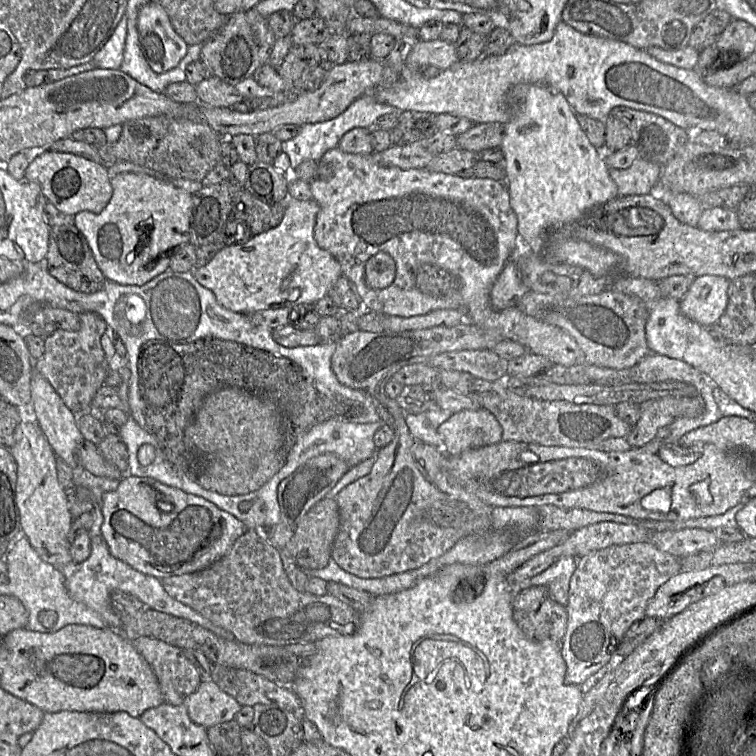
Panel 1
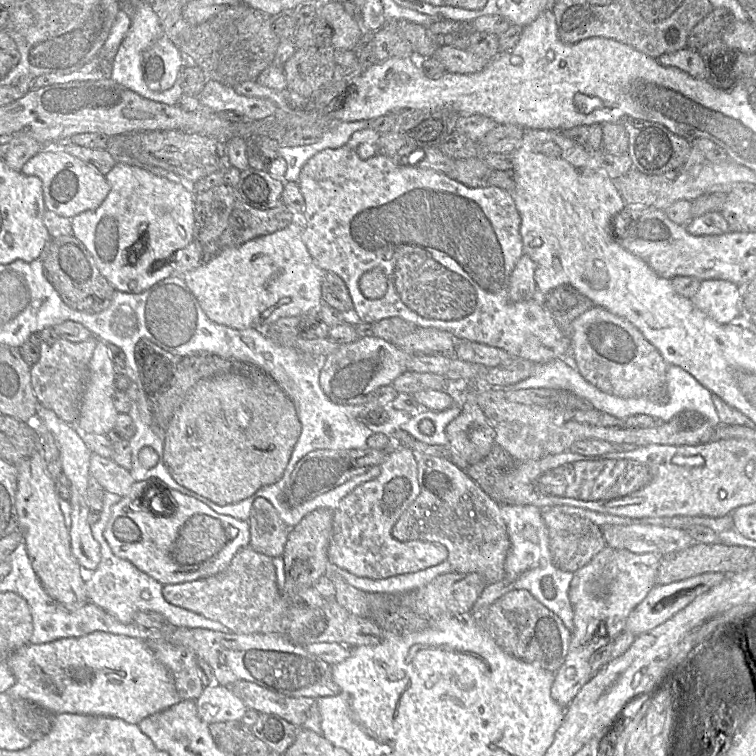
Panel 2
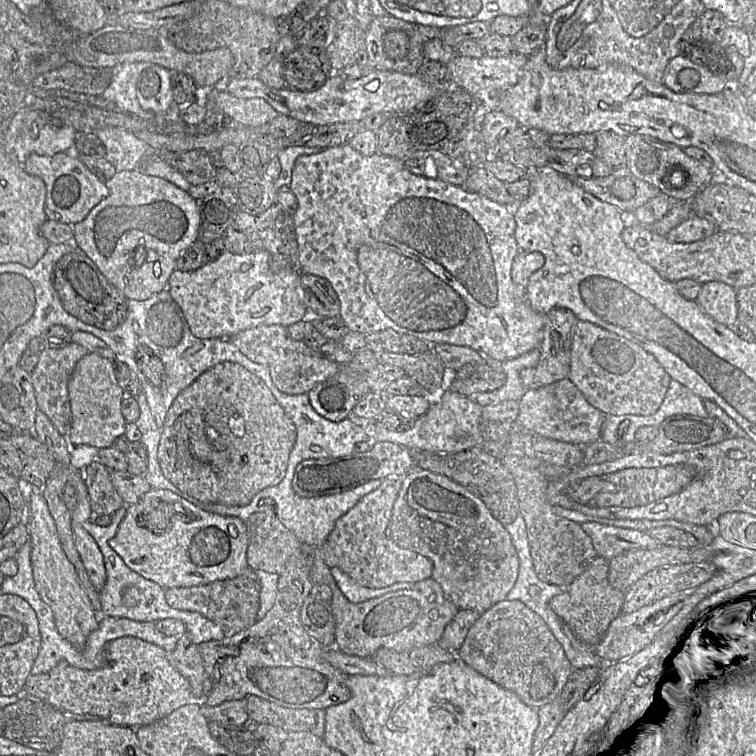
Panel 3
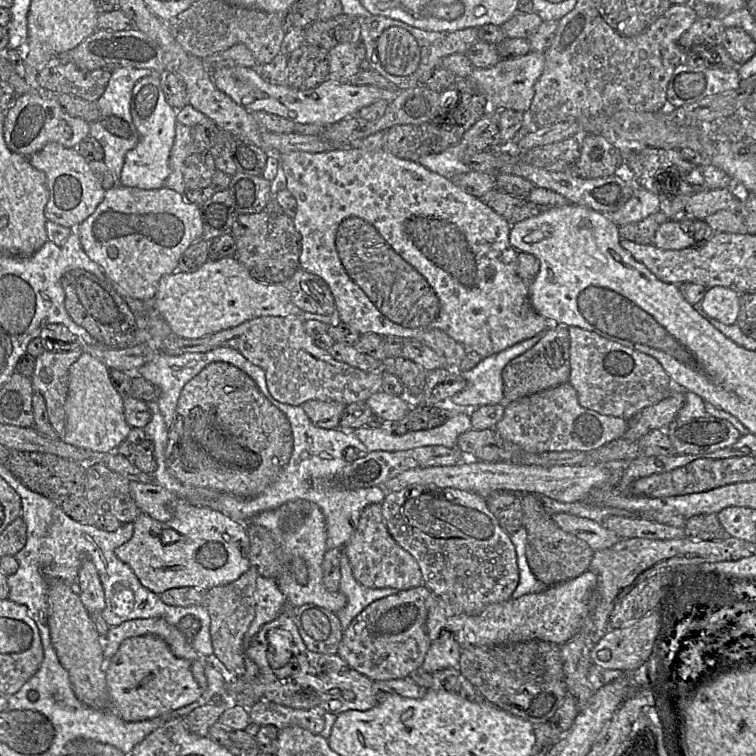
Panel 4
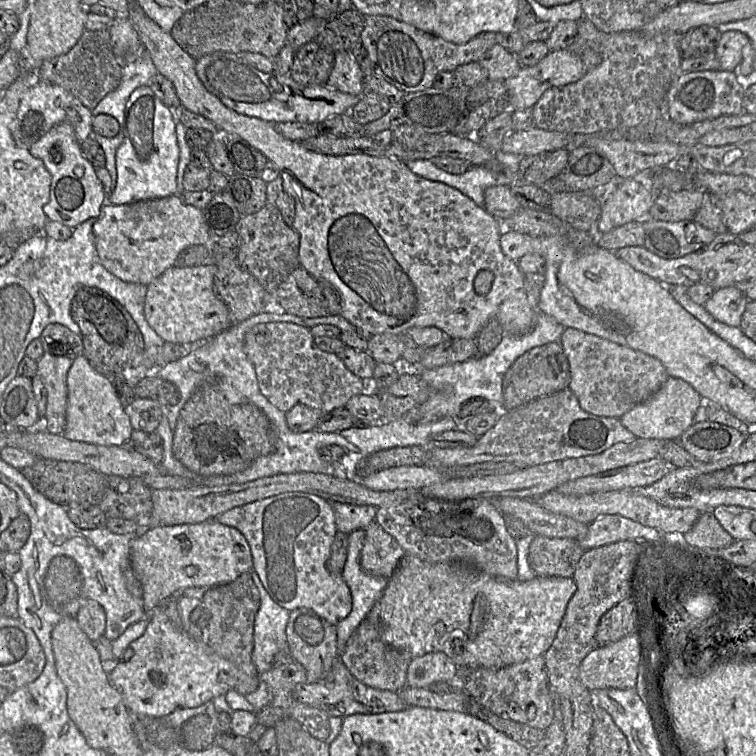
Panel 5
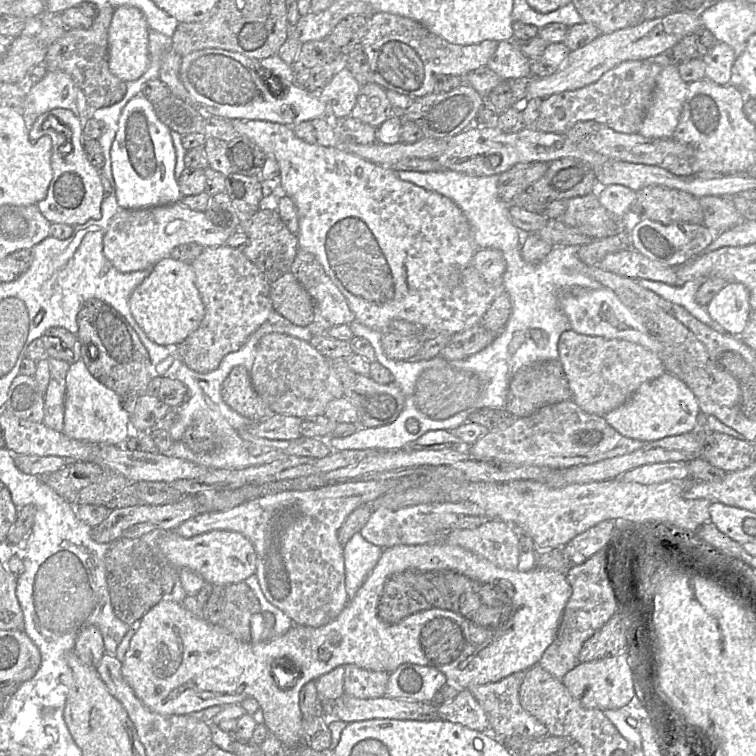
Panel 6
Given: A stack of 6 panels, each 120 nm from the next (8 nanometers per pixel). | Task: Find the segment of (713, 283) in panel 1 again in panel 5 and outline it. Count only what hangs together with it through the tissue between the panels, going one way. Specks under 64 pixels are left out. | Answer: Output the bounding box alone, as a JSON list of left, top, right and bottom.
[703,286,748,327]

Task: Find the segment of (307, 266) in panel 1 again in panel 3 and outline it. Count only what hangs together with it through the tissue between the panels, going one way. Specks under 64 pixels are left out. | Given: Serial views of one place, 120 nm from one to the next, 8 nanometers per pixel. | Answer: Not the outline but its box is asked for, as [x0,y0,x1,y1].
[166,251,307,338]

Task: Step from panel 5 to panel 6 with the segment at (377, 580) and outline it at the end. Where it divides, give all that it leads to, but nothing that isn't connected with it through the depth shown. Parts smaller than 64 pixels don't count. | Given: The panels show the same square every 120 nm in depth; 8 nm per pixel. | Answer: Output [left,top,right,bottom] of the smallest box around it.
[343,532,384,601]

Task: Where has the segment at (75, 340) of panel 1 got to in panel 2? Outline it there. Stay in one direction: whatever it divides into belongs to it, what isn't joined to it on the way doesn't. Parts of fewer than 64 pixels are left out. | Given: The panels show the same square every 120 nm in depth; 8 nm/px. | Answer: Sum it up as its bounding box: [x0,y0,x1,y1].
[31,336,99,425]

